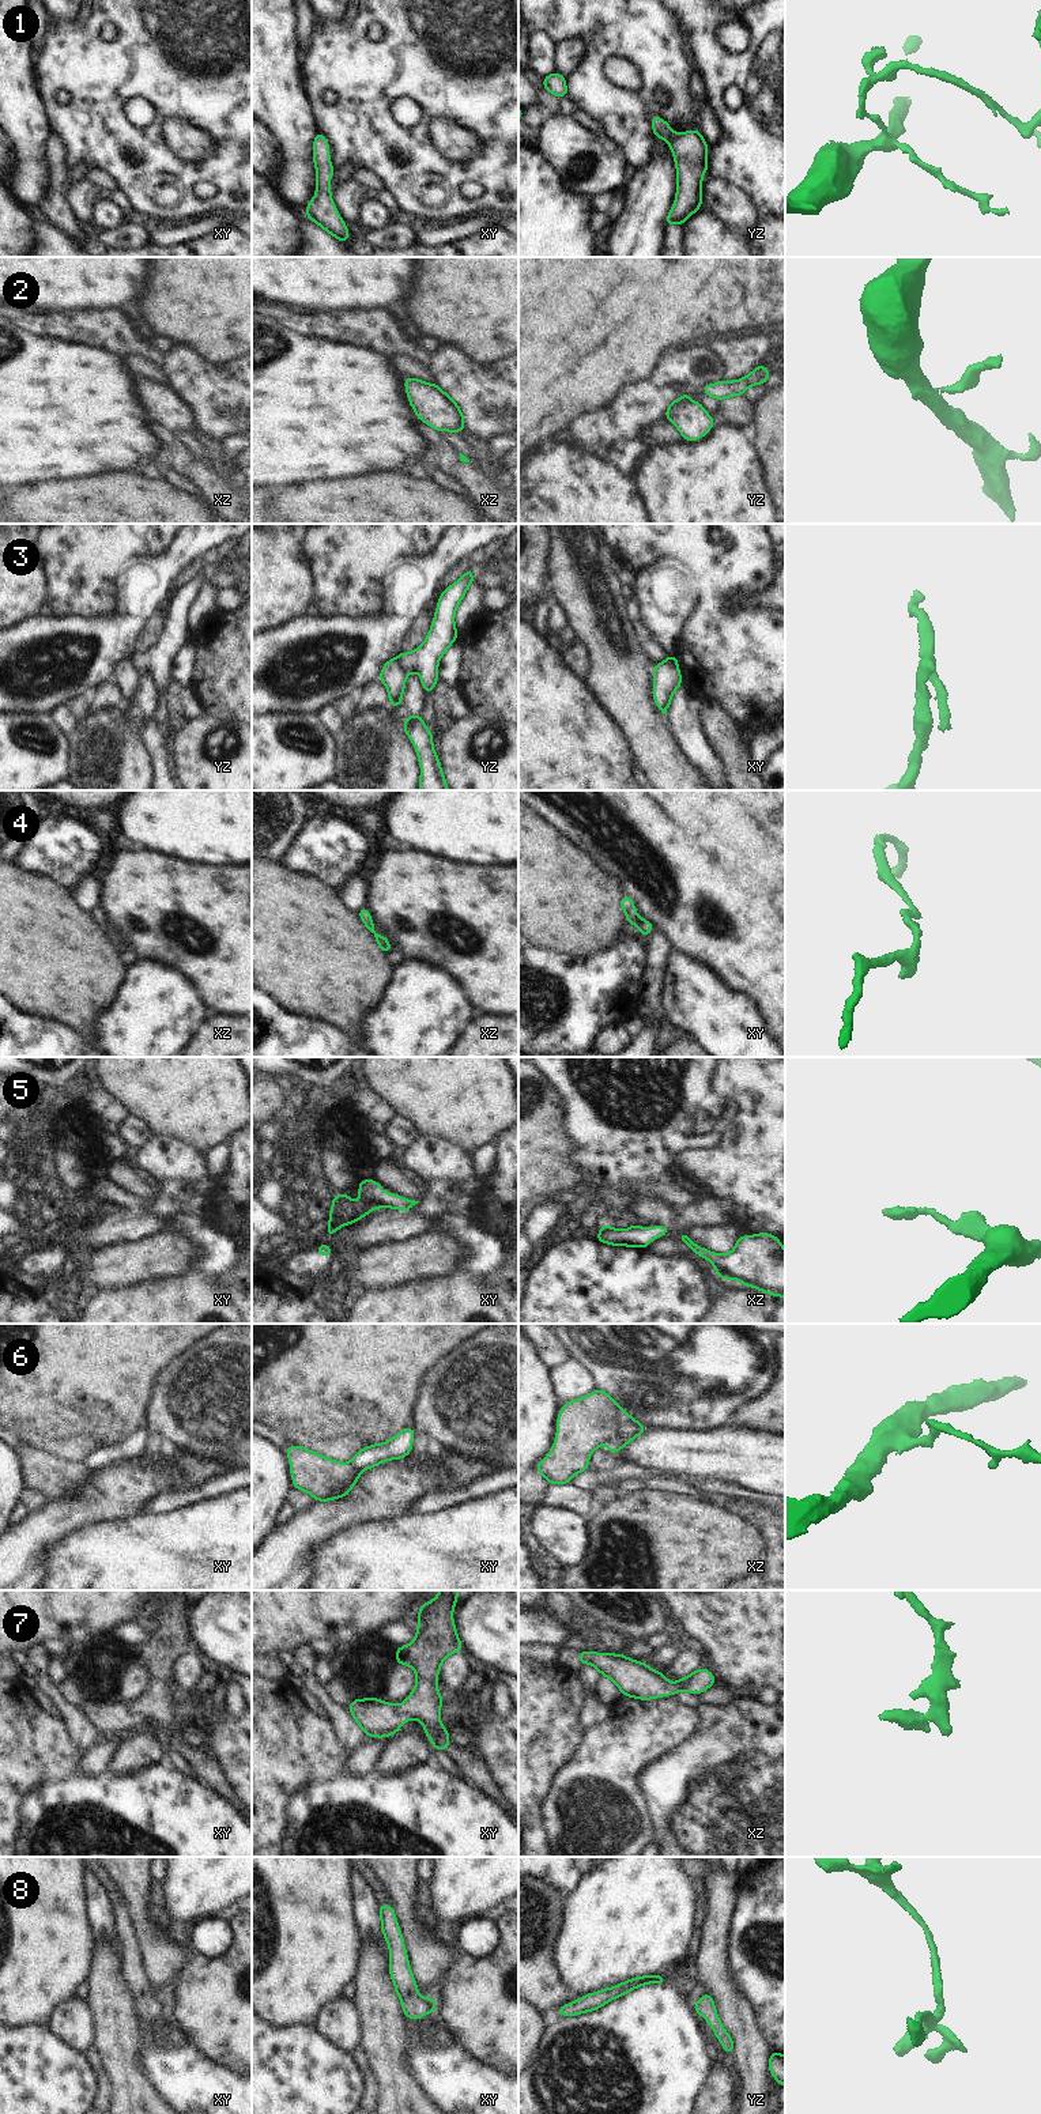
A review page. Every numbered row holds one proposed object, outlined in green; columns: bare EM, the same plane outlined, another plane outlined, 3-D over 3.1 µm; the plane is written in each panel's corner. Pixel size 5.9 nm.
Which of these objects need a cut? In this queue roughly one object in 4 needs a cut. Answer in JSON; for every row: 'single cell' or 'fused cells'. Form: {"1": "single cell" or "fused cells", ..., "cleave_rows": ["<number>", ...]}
{"1": "single cell", "2": "fused cells", "3": "fused cells", "4": "single cell", "5": "single cell", "6": "fused cells", "7": "single cell", "8": "single cell", "cleave_rows": ["2", "3", "6"]}

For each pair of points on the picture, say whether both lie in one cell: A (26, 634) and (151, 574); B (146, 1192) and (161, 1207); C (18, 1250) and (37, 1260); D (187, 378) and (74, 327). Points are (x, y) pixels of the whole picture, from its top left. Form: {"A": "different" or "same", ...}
{"A": "same", "B": "different", "C": "different", "D": "same"}

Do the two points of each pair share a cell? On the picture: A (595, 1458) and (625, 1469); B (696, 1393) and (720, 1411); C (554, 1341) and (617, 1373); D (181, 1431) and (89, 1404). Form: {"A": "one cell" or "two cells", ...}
{"A": "two cells", "B": "one cell", "C": "two cells", "D": "two cells"}

